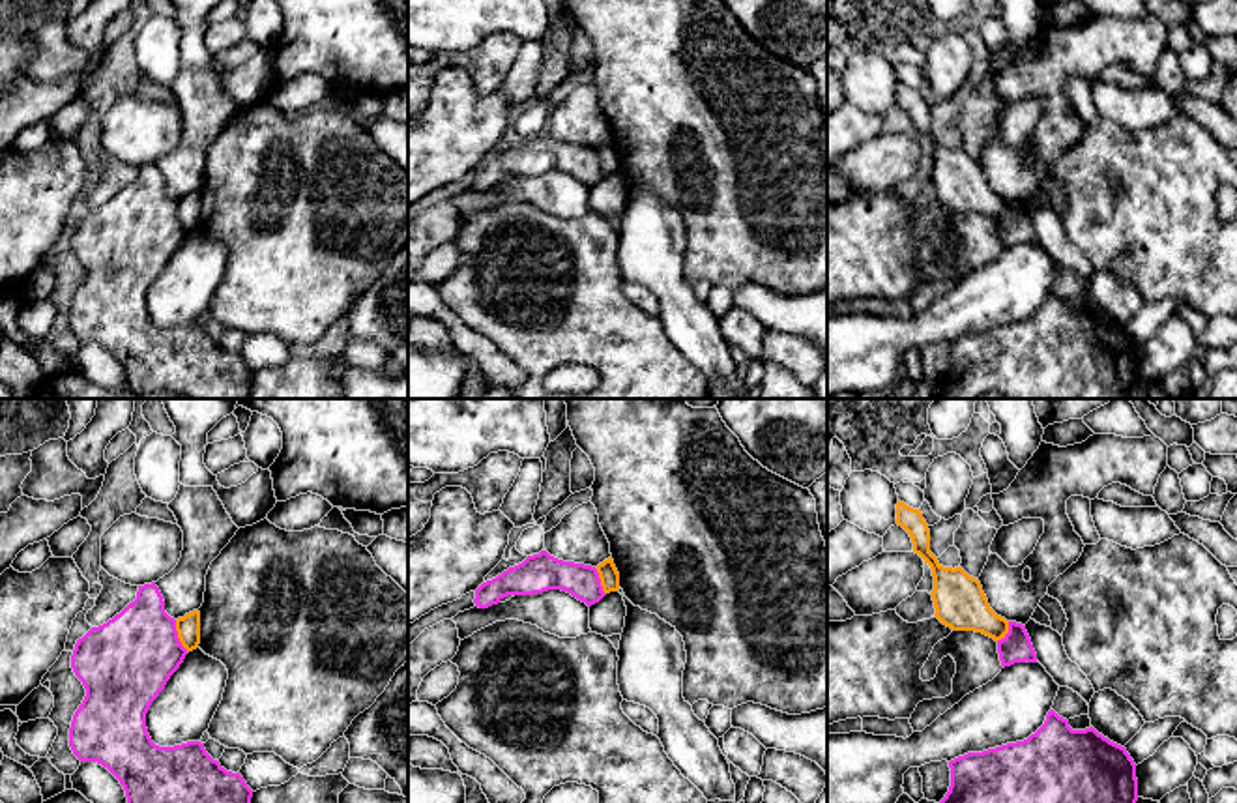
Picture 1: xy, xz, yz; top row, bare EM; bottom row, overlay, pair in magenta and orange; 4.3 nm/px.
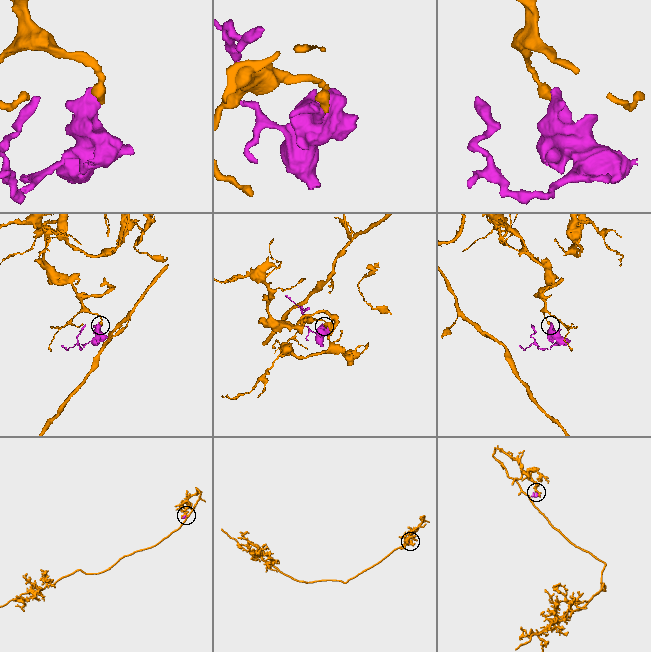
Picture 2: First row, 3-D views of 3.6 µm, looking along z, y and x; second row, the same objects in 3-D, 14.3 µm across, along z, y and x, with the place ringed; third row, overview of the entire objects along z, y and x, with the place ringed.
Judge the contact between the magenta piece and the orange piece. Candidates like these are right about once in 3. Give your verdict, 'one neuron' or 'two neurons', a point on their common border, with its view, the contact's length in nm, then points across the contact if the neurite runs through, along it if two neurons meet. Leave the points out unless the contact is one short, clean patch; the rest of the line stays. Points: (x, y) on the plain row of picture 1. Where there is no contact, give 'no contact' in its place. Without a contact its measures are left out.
two neurons | xy (176, 216) | 150 nm | along xy (174, 201), (178, 221), (188, 231)

